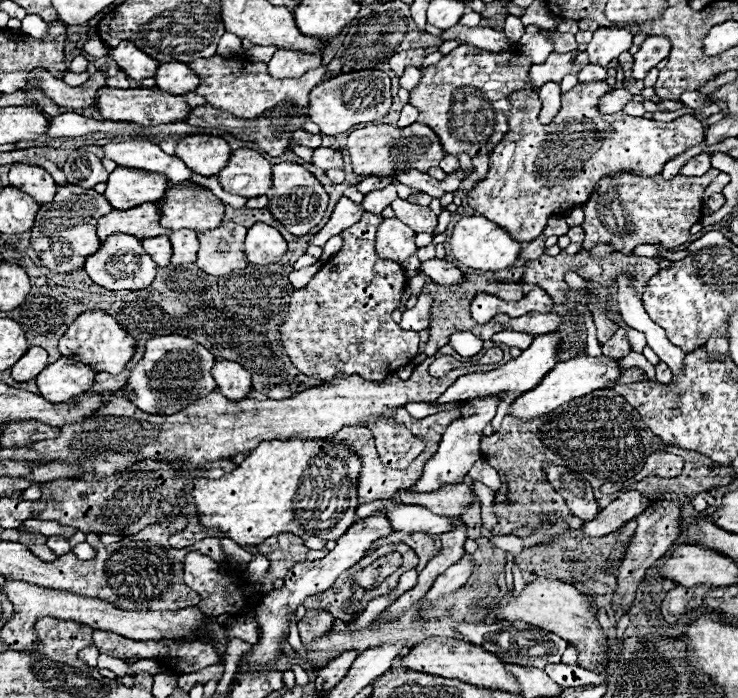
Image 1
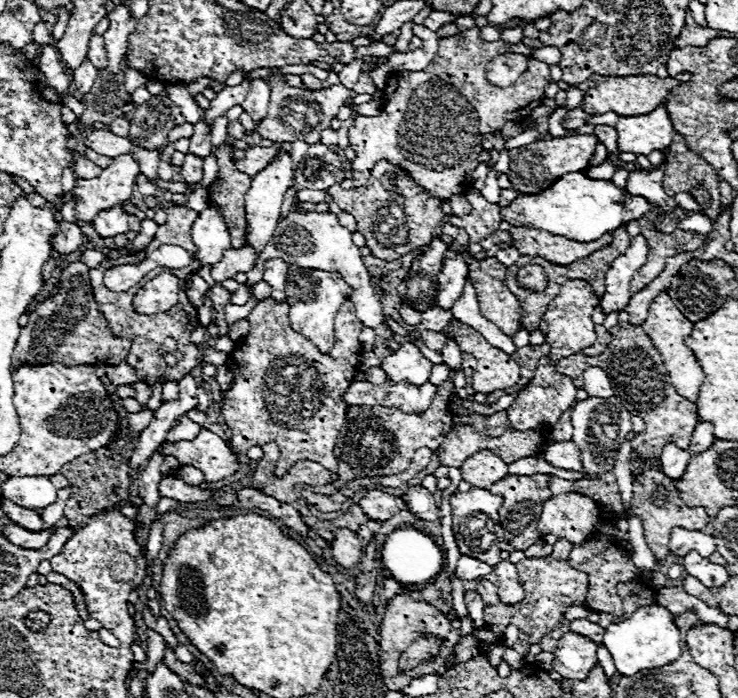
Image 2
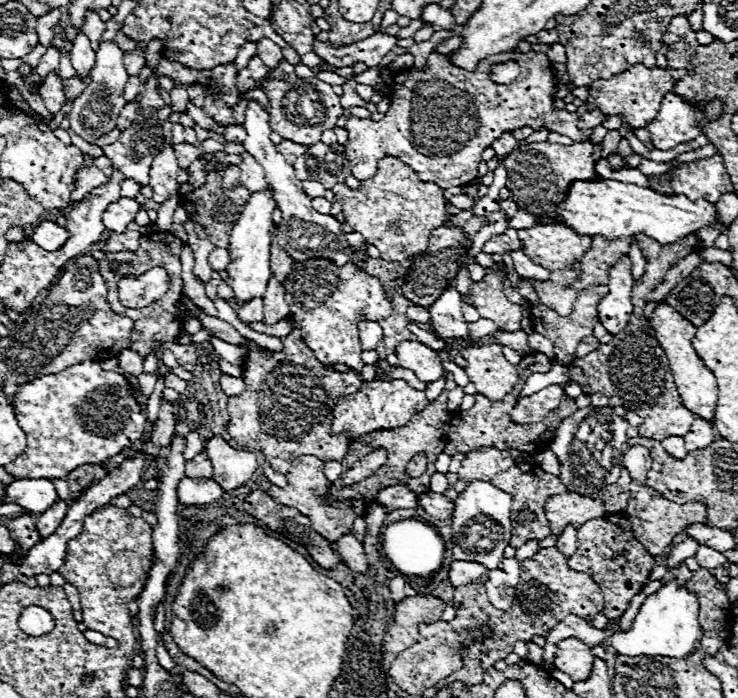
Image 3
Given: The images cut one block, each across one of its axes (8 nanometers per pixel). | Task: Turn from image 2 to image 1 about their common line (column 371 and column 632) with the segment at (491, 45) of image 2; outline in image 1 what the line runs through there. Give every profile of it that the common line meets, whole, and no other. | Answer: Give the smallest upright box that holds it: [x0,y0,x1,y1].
[468,82,704,244]

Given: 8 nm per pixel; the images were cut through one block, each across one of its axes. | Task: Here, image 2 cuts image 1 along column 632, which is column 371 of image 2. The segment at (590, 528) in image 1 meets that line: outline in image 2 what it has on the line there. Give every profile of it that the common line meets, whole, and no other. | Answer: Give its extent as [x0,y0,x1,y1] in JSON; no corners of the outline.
[358,490,408,522]

